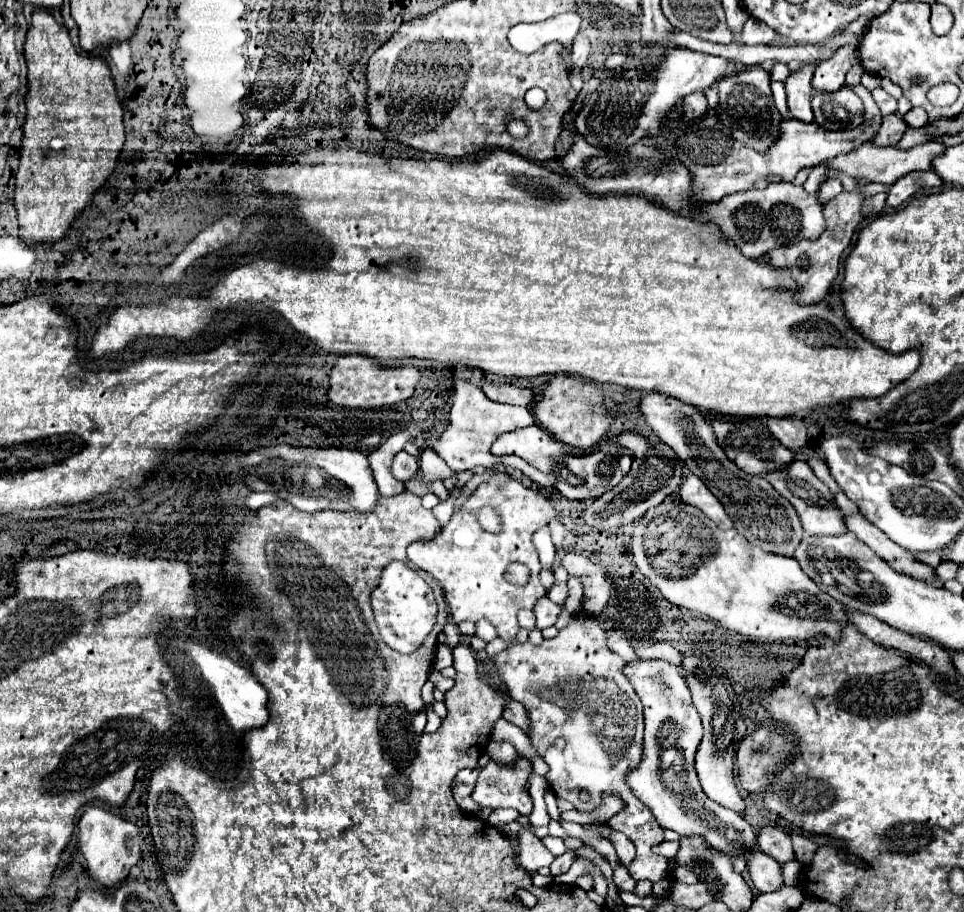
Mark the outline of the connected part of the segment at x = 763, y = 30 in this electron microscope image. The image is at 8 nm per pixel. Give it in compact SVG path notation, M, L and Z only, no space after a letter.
M748 19L746 27L742 29L742 43L772 43L776 37L776 31L772 31L766 23L760 23L758 19Z

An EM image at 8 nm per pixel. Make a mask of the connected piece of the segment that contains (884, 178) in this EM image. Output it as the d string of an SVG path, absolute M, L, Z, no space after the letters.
M930 141L930 143L924 143L924 145L916 145L908 151L900 151L896 147L876 147L872 143L864 143L860 145L856 151L848 153L848 155L838 155L830 161L826 161L826 169L834 169L834 171L840 171L840 173L846 173L854 179L866 179L866 181L872 181L872 183L884 183L884 185L892 185L896 183L896 179L912 173L912 171L930 171L932 169L932 159L936 155L942 155L944 153L944 145L938 143L938 141Z

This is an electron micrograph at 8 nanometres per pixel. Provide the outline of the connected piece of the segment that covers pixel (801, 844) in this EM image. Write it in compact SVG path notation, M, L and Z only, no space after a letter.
M792 835L792 843L794 843L794 851L796 851L796 859L802 865L812 863L812 855L818 851L818 845L814 841L810 841L808 837L802 835Z

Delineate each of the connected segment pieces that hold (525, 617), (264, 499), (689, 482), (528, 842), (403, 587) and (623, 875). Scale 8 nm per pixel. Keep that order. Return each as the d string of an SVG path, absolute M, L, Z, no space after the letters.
M522 609L518 613L518 621L520 621L520 627L526 631L532 631L536 627L536 617L534 617L534 611L530 609Z
M250 493L250 495L248 495L248 505L256 511L256 509L260 509L260 507L264 507L264 505L274 503L276 499L278 499L276 493Z
M688 475L680 487L680 499L688 505L698 507L706 517L710 517L720 529L730 529L732 521L726 515L724 507L720 505L720 501L708 491L708 487L696 477L696 475Z
M518 835L518 859L528 873L536 873L542 867L548 867L554 861L554 855L542 845L536 835Z
M392 561L388 567L384 567L380 585L372 593L372 607L374 607L374 617L376 617L382 641L394 651L406 653L406 655L414 653L420 647L420 643L432 631L434 615L438 613L438 607L428 583L414 569L410 569L406 563L400 563L400 561Z
M618 863L618 865L614 867L614 883L616 883L616 887L620 887L622 891L634 891L634 885L636 885L636 881L630 877L628 869L626 869L622 863Z

